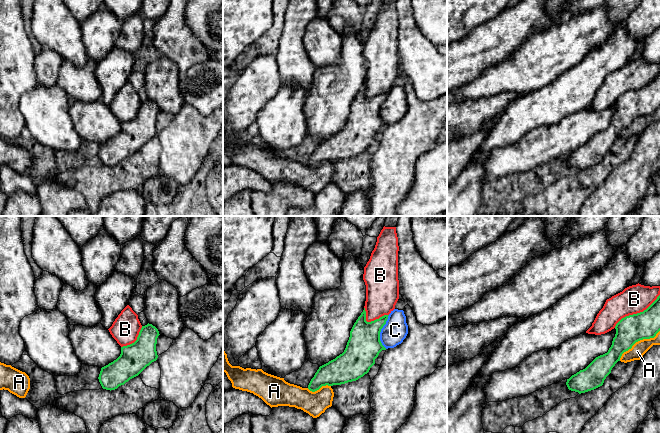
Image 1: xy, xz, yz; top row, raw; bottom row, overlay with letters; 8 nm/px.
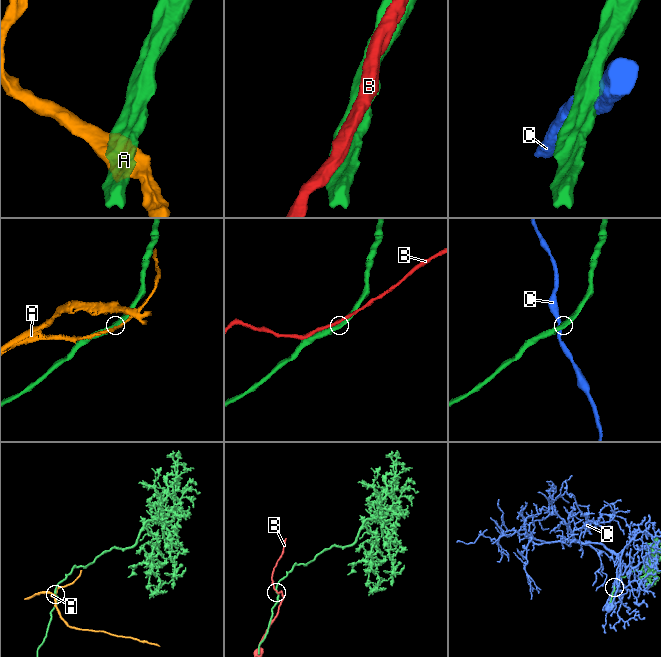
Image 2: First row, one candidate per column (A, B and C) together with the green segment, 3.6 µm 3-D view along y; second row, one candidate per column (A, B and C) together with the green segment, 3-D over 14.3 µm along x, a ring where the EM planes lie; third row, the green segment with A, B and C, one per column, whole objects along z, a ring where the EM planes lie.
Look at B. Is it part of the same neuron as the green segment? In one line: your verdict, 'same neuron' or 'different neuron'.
different neuron

